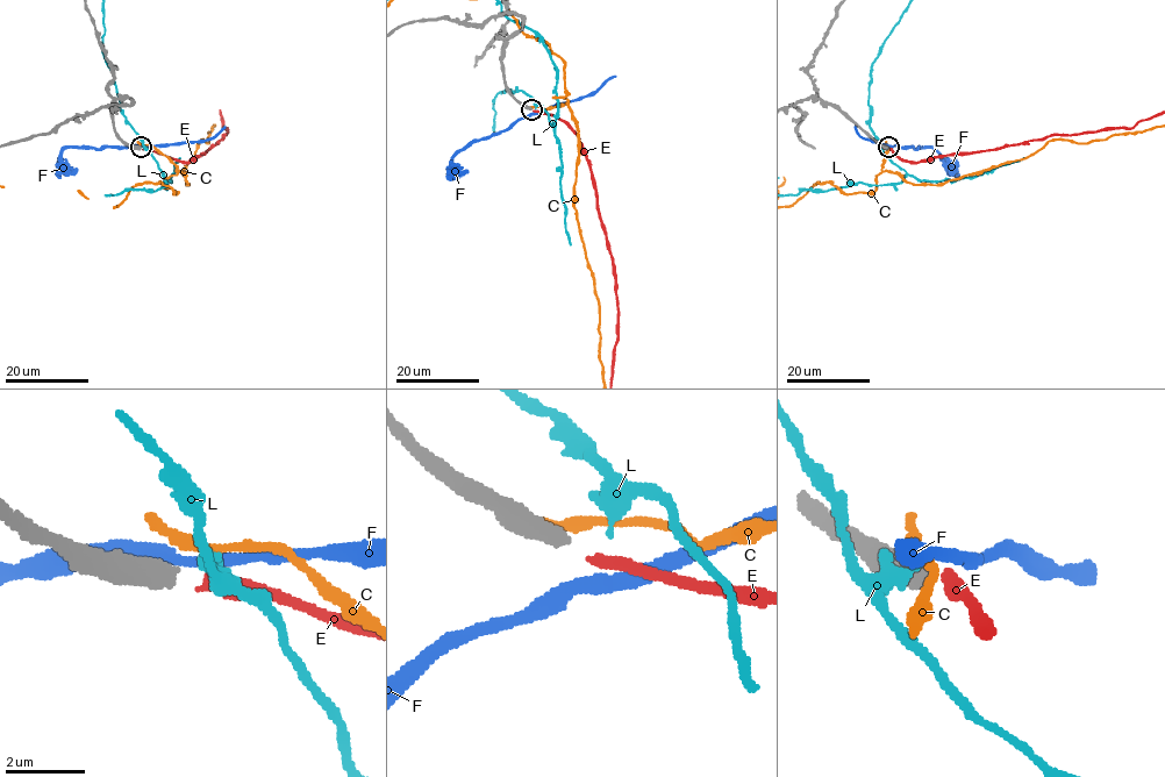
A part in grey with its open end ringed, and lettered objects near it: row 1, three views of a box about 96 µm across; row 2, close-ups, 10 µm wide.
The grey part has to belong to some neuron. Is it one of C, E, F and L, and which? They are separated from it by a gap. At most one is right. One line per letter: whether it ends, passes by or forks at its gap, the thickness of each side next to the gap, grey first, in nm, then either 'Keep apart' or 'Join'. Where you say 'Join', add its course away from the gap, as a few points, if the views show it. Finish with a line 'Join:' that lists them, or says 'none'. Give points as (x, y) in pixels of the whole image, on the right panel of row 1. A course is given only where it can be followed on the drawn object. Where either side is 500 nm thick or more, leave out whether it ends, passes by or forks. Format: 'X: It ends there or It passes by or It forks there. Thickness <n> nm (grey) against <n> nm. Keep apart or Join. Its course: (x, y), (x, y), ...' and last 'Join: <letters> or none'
C: It ends there. Thickness 440 nm (grey) against 360 nm. Keep apart
E: It ends there. Thickness 440 nm (grey) against 360 nm. Join
F: It passes by. Thickness 440 nm (grey) against 320 nm. Keep apart
L: It passes by. Thickness 440 nm (grey) against 220 nm. Keep apart
Join: E

